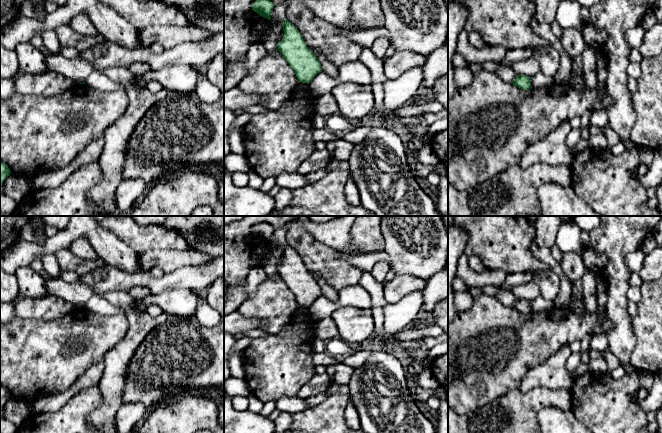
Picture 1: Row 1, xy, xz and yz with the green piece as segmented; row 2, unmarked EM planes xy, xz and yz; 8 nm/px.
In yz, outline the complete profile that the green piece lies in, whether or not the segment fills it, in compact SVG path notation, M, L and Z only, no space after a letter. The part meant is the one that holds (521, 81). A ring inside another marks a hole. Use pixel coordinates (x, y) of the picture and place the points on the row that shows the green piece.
M517 75L512 84L523 90L532 89L530 77L525 75Z

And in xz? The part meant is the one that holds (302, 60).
M285 20L282 26L284 37L277 44L277 50L294 70L298 81L309 84L318 73L322 72L321 64L290 21Z

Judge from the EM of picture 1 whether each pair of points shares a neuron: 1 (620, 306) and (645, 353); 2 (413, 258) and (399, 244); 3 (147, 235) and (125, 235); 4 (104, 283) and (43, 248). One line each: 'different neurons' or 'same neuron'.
1: different neurons
2: same neuron
3: same neuron
4: different neurons

